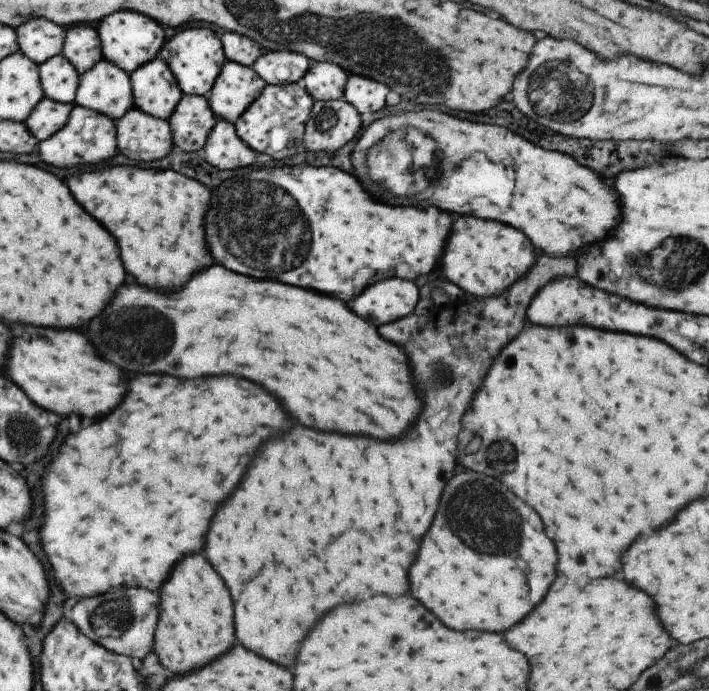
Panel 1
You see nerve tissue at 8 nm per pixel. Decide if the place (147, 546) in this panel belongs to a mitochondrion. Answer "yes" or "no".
no

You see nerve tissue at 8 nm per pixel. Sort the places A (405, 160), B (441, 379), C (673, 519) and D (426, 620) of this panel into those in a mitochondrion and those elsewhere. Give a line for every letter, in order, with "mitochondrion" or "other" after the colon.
A: mitochondrion
B: mitochondrion
C: other
D: other

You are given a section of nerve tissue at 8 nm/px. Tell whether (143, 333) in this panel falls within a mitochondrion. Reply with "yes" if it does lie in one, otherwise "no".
yes

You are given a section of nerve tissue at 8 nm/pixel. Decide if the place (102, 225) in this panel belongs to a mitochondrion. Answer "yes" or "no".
no

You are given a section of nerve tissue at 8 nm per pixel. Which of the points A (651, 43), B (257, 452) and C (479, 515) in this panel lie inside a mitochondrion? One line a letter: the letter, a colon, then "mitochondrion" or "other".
A: other
B: other
C: mitochondrion

